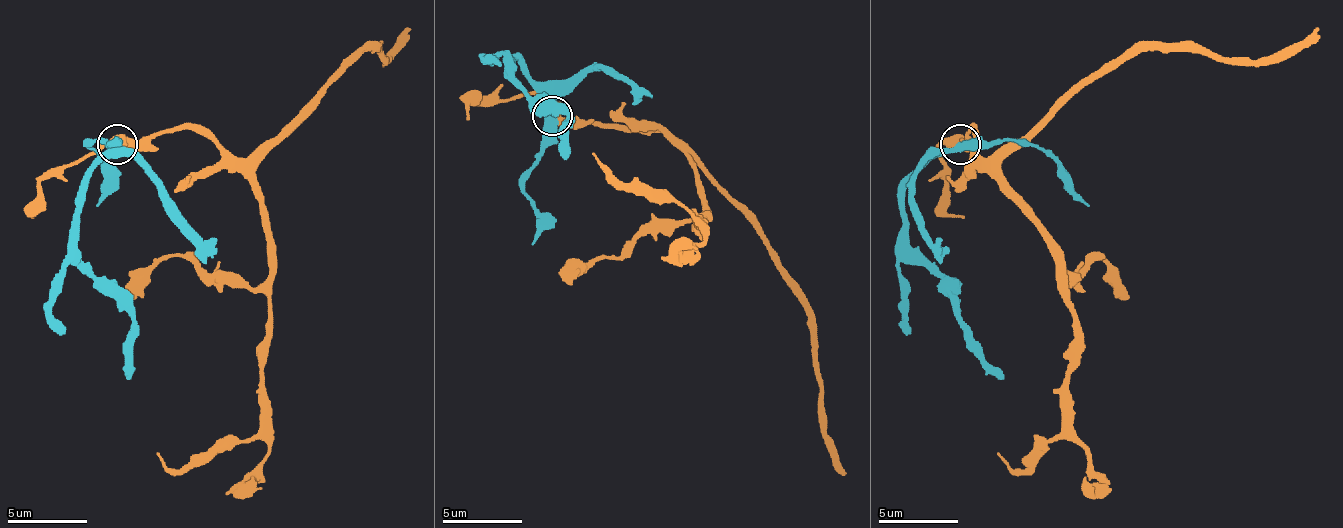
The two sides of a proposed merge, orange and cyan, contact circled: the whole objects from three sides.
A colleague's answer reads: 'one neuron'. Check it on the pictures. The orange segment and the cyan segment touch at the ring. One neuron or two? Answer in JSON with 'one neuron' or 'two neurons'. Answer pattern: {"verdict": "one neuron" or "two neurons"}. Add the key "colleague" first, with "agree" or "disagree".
{"colleague": "agree", "verdict": "one neuron"}

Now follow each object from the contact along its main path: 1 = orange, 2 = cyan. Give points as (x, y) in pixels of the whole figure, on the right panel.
1: (959, 143), (971, 127), (975, 151), (1046, 243), (1058, 294), (1074, 318), (1066, 429), (1023, 469), (999, 453)
2: (959, 143), (943, 147), (903, 191), (903, 243), (923, 263), (963, 322), (975, 350), (1003, 378)

